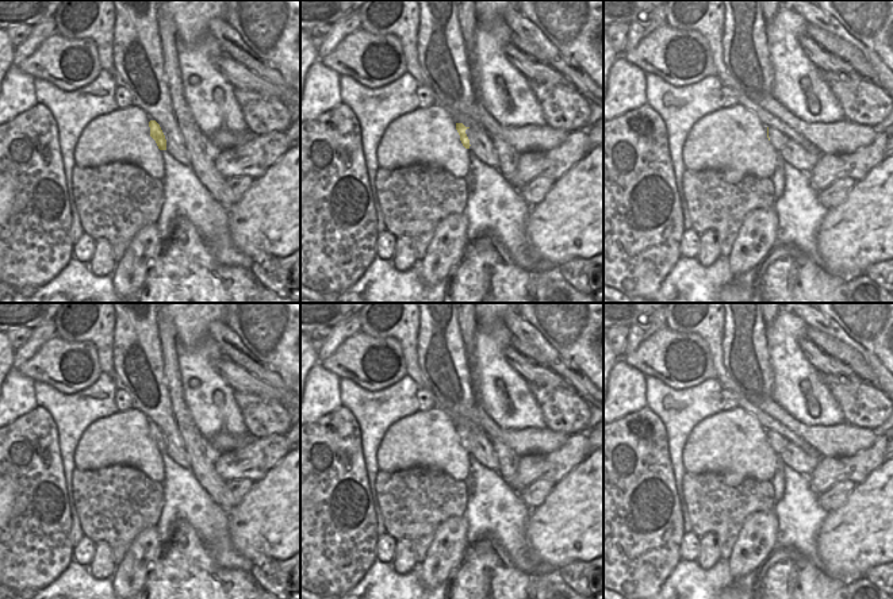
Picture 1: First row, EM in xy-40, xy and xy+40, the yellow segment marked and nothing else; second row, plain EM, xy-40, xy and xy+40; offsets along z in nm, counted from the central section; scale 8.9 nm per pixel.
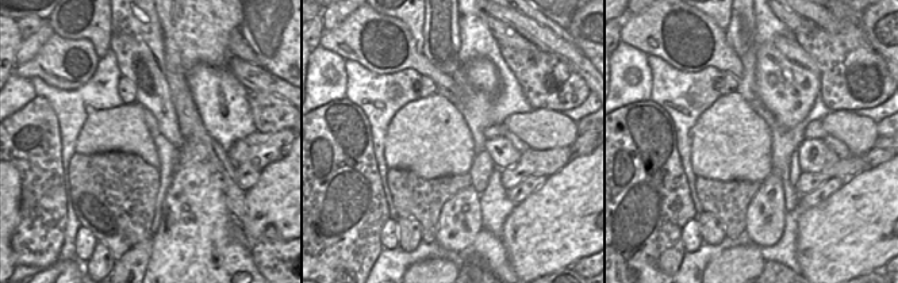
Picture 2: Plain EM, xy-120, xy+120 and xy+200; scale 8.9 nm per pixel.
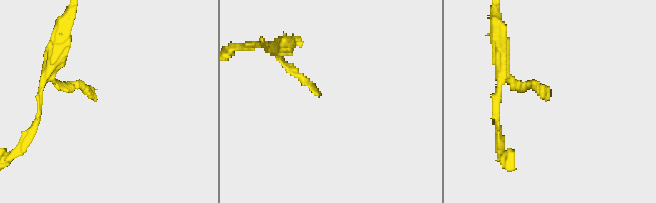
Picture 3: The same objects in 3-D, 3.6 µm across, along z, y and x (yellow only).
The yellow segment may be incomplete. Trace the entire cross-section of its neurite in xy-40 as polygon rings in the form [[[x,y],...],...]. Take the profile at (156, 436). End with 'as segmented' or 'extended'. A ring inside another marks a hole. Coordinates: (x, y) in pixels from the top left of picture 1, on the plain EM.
[[[150,423],[149,430],[150,430],[150,439],[156,444],[158,452],[166,453],[166,442],[160,427],[156,423]]] | as segmented

